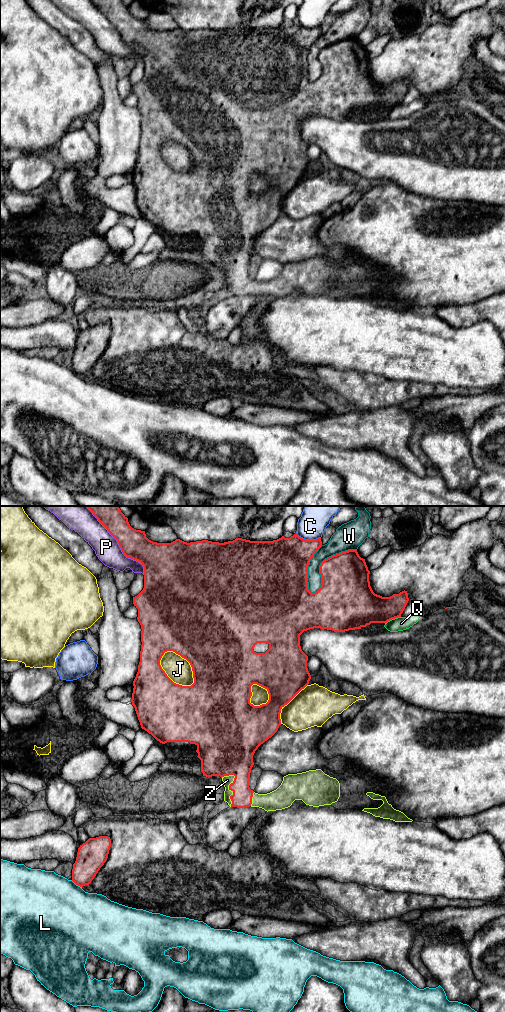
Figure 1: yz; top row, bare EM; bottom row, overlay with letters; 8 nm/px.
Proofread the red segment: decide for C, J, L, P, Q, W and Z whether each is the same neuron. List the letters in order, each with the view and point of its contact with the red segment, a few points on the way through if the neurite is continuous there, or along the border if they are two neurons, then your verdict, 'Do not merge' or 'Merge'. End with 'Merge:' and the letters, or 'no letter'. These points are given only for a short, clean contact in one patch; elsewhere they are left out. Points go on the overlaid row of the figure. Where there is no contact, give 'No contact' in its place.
C: Touches red at yz (308, 540). Do not merge
J: Touches red at yz (189, 662). Do not merge
L: Touches red at yz (76, 884). Do not merge
P: Touches red at yz (118, 543). Do not merge
Q: Touches red at yz (392, 618). Boundary: yz (400, 616), (390, 619), (385, 623). Do not merge
W: Touches red at yz (321, 564). Do not merge
Z: Touches red at yz (229, 789). Path across: yz (226, 758), (234, 767), (229, 789), (229, 782), (227, 780). Merge
Merge: Z

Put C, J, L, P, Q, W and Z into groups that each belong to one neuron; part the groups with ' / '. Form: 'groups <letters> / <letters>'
groups C / J / L / P / Q / W / Z

